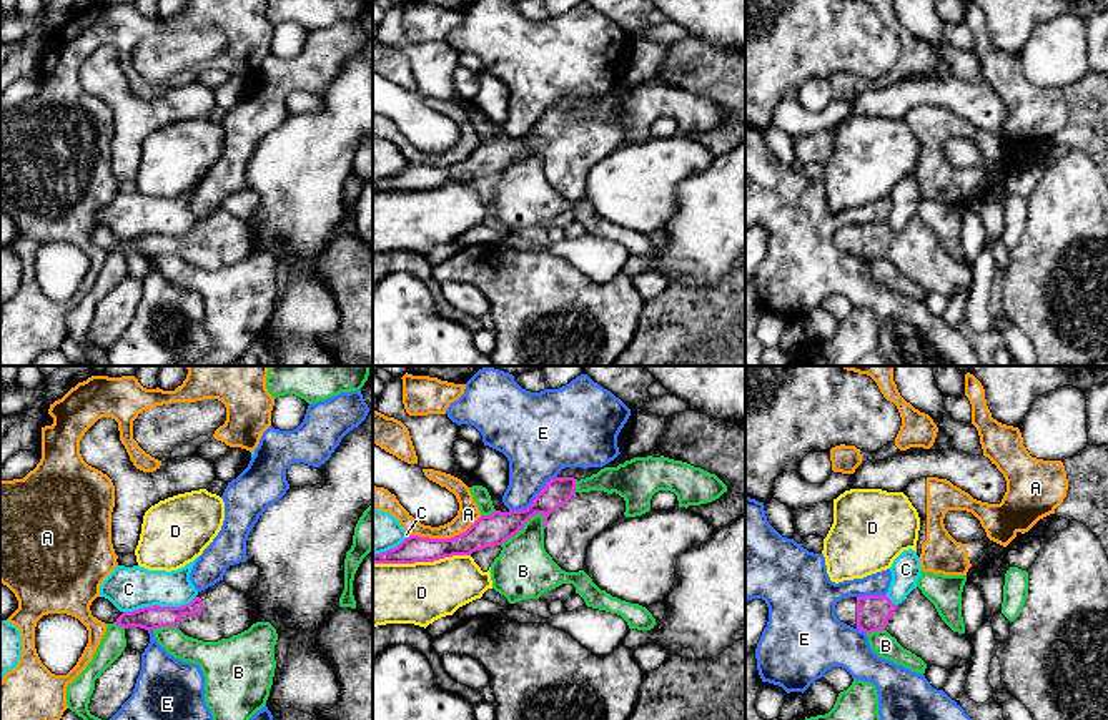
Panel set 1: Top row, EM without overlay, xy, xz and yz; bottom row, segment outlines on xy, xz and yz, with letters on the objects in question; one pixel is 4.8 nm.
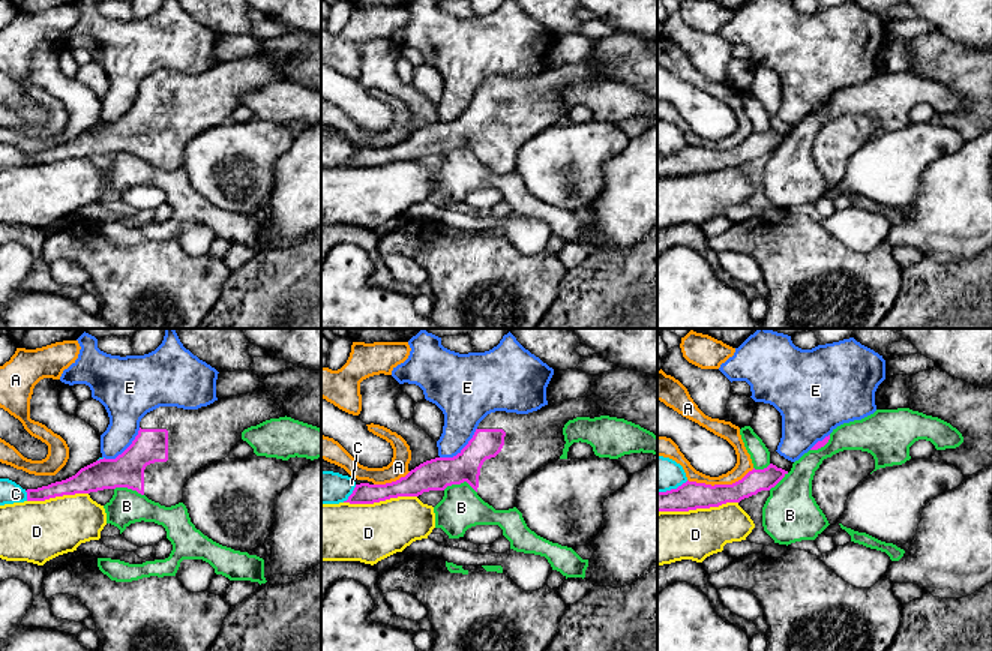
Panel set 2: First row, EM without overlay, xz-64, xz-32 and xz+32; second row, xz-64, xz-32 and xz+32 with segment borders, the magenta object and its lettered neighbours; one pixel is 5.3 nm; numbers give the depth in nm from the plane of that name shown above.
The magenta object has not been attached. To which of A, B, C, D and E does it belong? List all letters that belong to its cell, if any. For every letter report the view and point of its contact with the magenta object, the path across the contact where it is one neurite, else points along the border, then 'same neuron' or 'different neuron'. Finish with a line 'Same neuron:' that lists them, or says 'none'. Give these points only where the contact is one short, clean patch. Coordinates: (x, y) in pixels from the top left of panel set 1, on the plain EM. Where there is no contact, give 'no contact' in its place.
A: meets magenta in xz at (445, 167); different neuron
B: meets magenta in xz at (523, 153); different neuron
C: meets magenta in xy at (158, 233); different neuron
D: meets magenta in xz at (421, 188); different neuron
E: meets magenta in xz at (534, 127); border along xz (556, 103), (546, 110), (526, 135), (509, 138); different neuron
Same neuron: none

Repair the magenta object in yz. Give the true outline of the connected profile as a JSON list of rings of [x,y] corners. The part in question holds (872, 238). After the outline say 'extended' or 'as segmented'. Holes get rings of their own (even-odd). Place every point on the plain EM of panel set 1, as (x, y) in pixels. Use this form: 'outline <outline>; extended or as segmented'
outline [[[918,215],[898,233],[887,221],[845,224],[837,229],[835,243],[865,261],[887,258],[928,293],[952,298],[973,284],[972,266],[953,259]]]; extended

